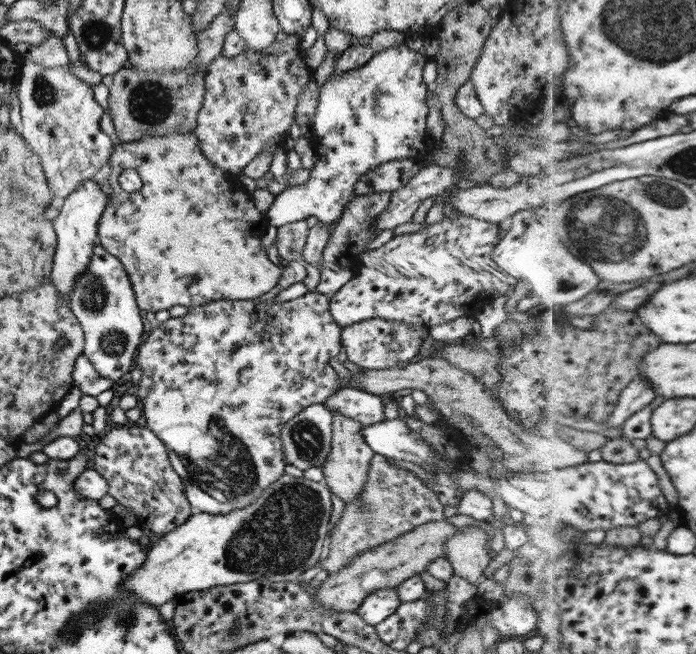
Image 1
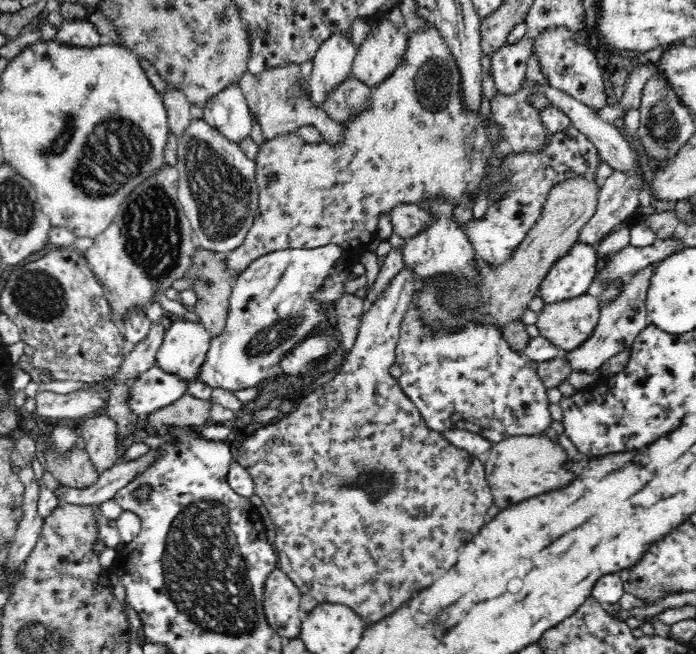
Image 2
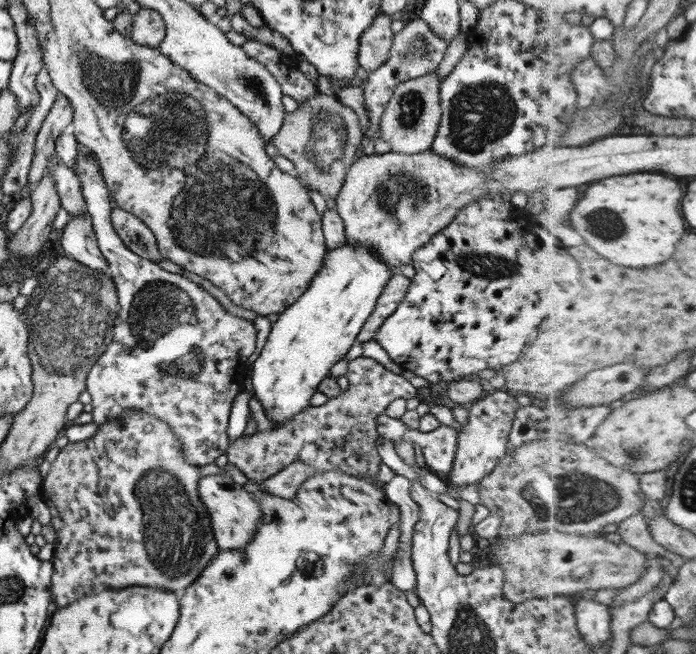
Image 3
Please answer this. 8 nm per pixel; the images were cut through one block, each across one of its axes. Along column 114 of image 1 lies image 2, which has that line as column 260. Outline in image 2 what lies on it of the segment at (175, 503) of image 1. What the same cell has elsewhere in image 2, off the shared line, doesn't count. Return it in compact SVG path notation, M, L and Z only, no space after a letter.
M403 267L403 269L393 278L393 281L387 288L387 291L384 291L382 296L372 306L368 307L368 313L366 313L364 318L362 318L362 324L360 324L360 330L358 338L356 338L356 343L354 344L354 348L352 348L352 351L348 354L347 360L340 365L340 374L338 374L334 380L328 382L328 384L326 384L323 388L320 388L319 390L316 390L302 398L300 402L295 404L294 411L279 416L274 421L269 422L259 429L256 428L251 434L247 433L242 438L241 446L233 448L233 461L240 463L242 467L248 470L248 474L250 474L252 481L254 481L254 494L260 497L262 505L264 505L268 511L269 518L272 519L273 529L275 530L275 540L272 545L274 545L274 549L276 549L277 566L279 569L287 573L287 575L295 582L296 587L299 588L302 594L312 596L312 598L315 598L319 603L332 603L349 606L363 621L366 622L366 624L375 623L382 620L384 617L390 616L390 614L396 612L396 610L398 610L404 602L414 597L414 594L428 588L428 586L431 586L432 582L447 573L448 570L456 564L463 546L466 545L469 540L472 540L472 536L474 536L474 534L478 534L478 530L480 530L484 524L486 510L494 504L492 491L488 486L488 481L484 474L484 463L480 462L479 458L469 454L466 450L453 446L445 437L444 433L429 429L428 426L426 426L425 420L422 418L421 412L417 409L417 406L406 396L406 394L404 394L402 388L399 386L398 380L394 379L390 373L390 368L392 368L392 365L395 363L395 349L399 342L401 319L404 318L405 312L408 311L408 304L412 302L414 288L420 287L412 280L414 280L412 271L408 271L406 267Z

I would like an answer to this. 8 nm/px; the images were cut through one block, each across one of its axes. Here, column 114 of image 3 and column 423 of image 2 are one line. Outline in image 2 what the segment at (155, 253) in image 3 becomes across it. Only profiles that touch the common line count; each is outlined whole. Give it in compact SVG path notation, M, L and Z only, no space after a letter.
M416 203L397 206L389 216L394 236L402 237L406 241L427 229L437 219L426 206L419 206Z

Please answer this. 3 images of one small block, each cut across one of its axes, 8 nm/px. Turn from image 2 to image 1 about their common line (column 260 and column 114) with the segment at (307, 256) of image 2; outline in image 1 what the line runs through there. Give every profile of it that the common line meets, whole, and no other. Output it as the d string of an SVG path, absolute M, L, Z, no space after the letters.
M98 241L92 246L86 269L74 280L67 305L83 333L82 354L100 377L114 385L119 384L121 376L134 368L135 354L143 342L148 324L141 321L140 310L123 265Z

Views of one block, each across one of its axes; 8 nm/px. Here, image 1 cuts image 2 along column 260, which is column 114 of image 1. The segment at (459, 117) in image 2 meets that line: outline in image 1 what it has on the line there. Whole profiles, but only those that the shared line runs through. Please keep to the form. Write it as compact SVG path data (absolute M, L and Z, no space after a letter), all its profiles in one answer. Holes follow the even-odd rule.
M194 131L188 133L173 133L165 136L141 137L131 142L124 142L119 145L113 145L112 151L107 159L108 203L100 214L96 238L98 243L115 258L119 259L121 265L126 270L136 305L139 310L146 312L159 312L159 310L168 310L171 306L196 307L207 304L209 301L218 301L223 299L254 299L267 296L277 281L279 280L283 268L277 267L273 262L267 259L266 251L261 245L261 236L265 234L265 228L268 226L268 218L262 208L259 208L255 200L250 200L244 186L239 184L239 178L229 175L222 171L218 166L207 160L202 153ZM132 168L138 172L142 185L137 192L125 192L118 187L117 177L123 169Z

